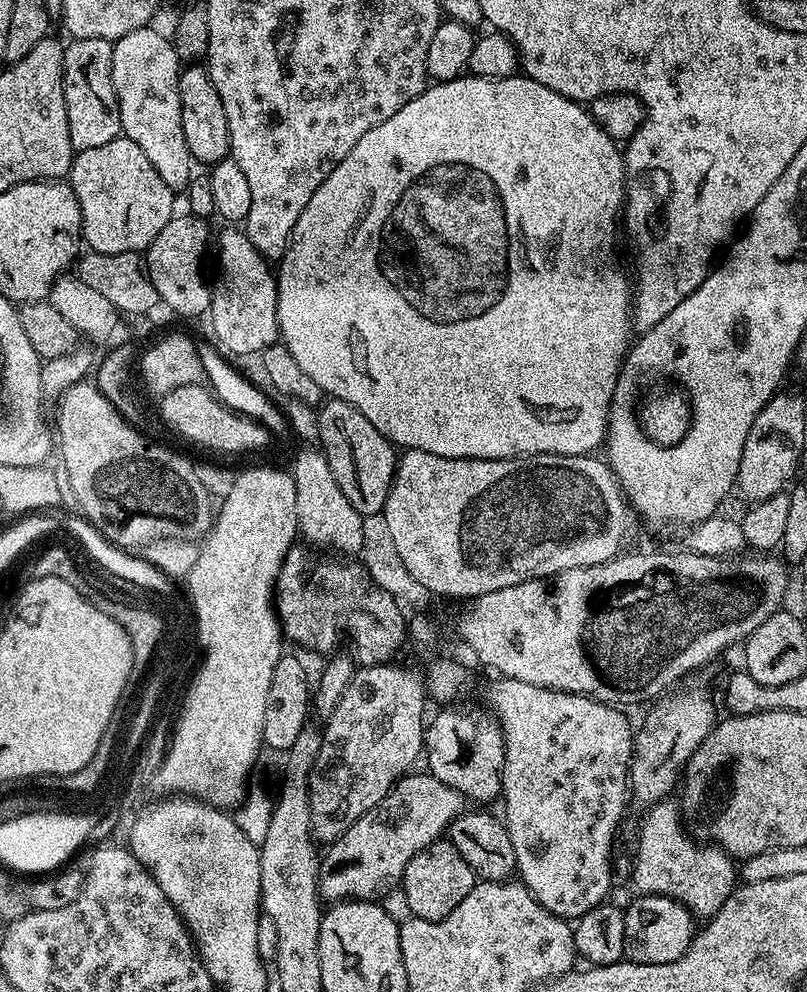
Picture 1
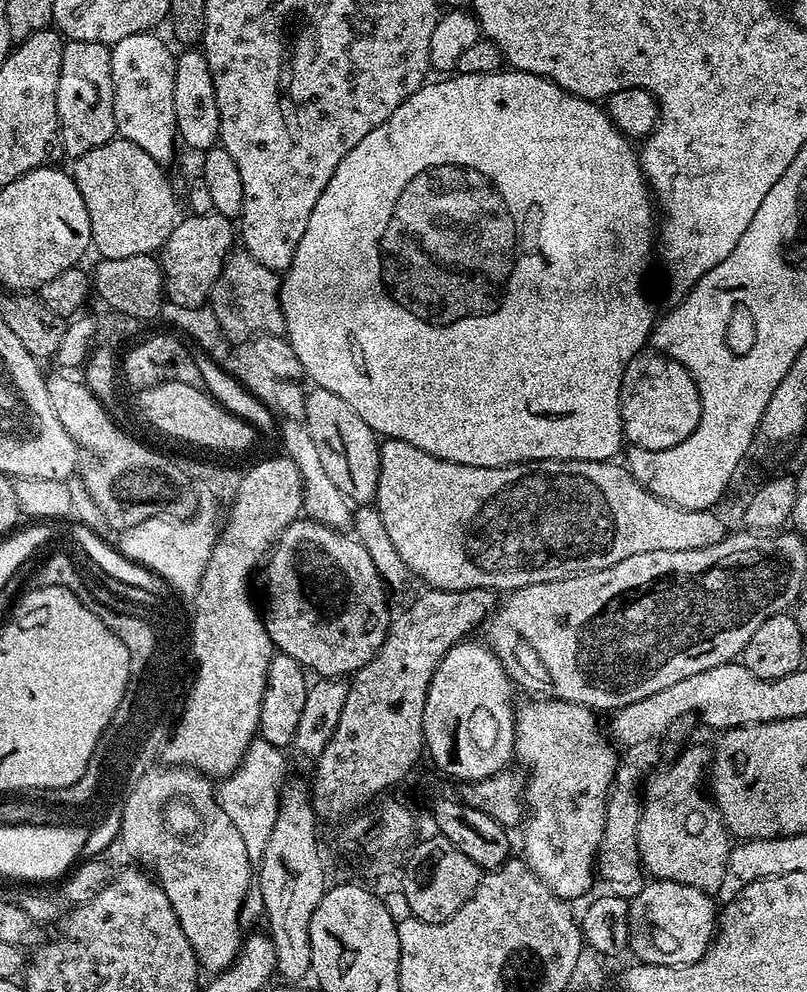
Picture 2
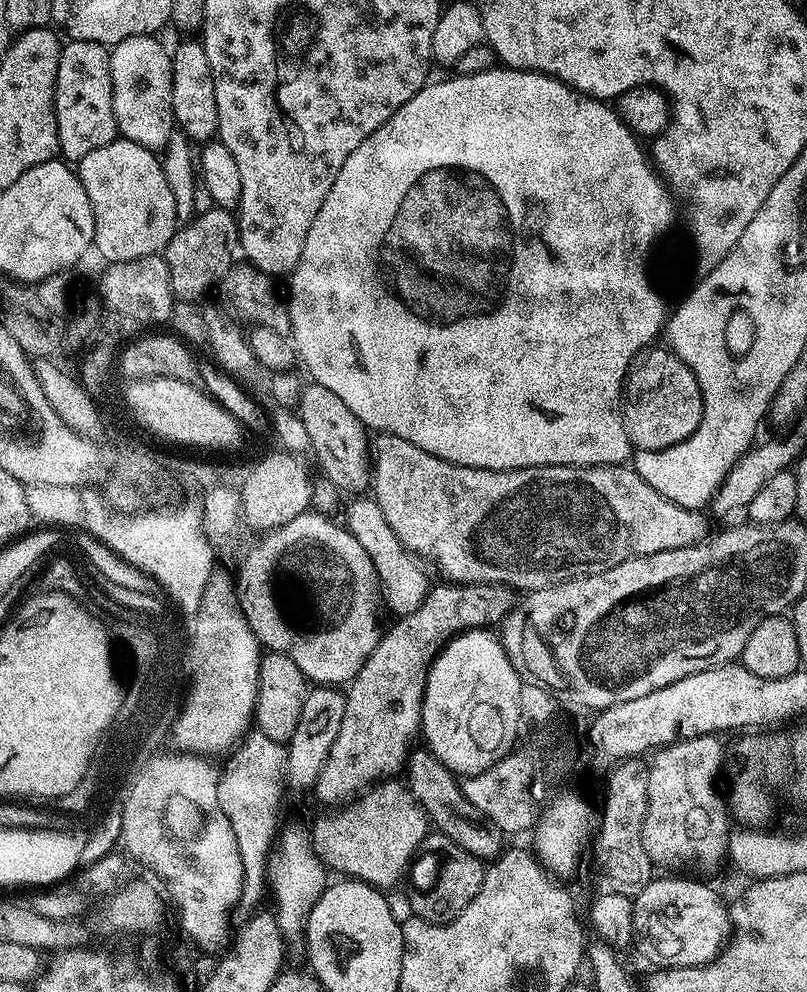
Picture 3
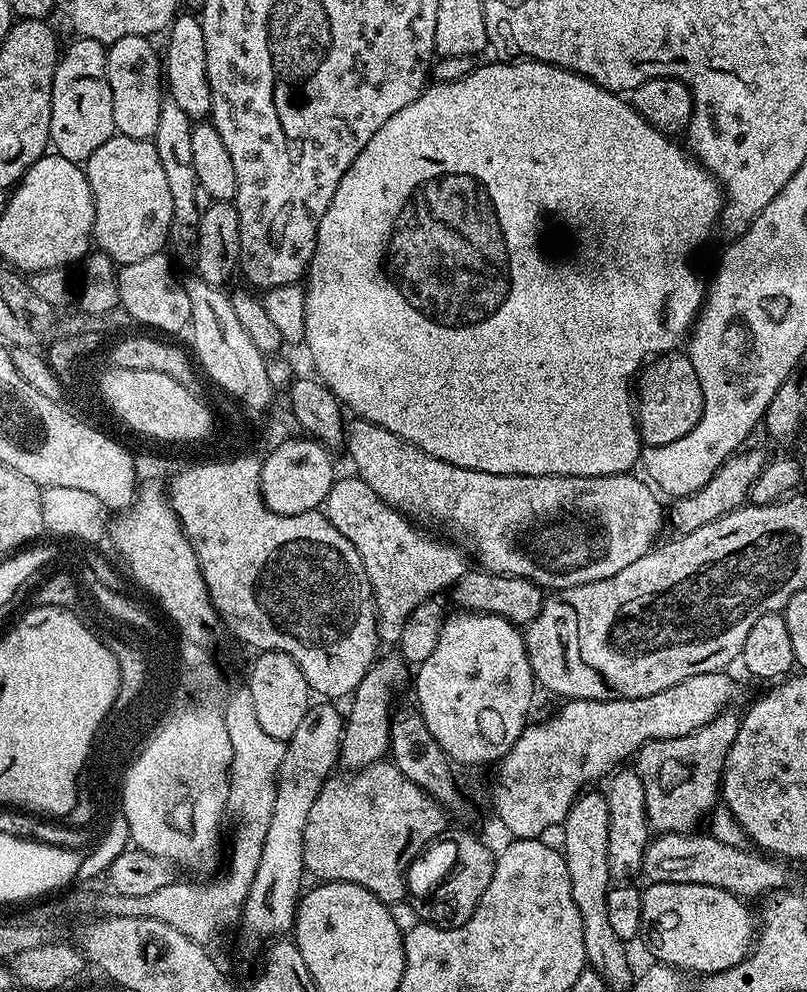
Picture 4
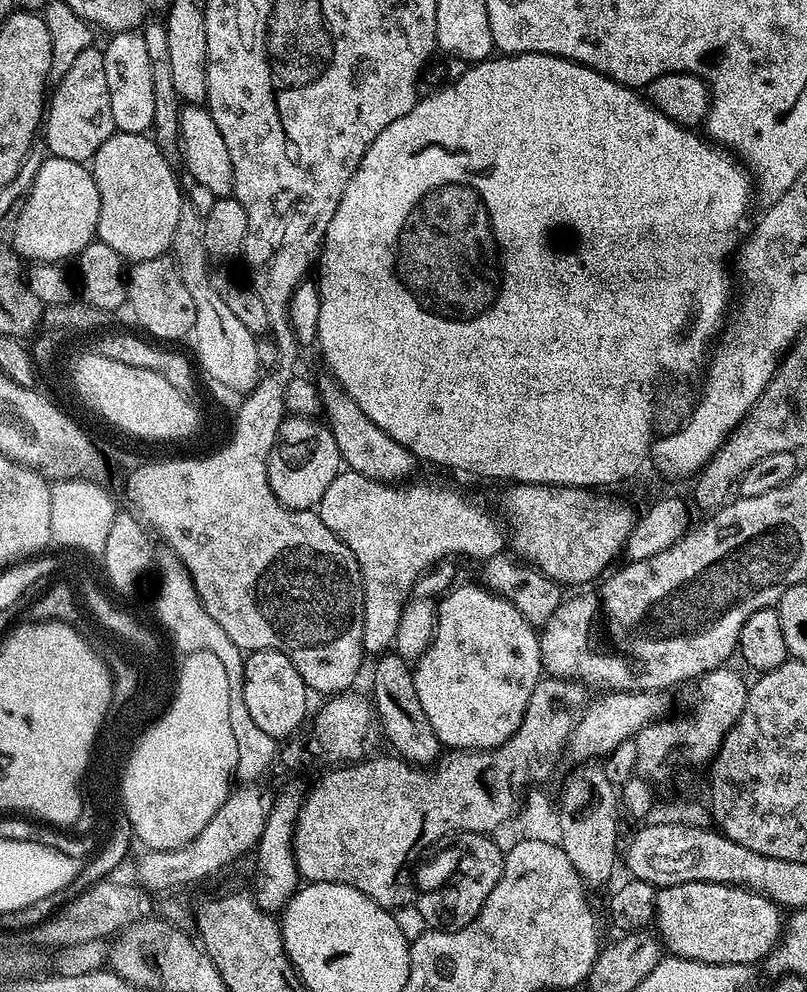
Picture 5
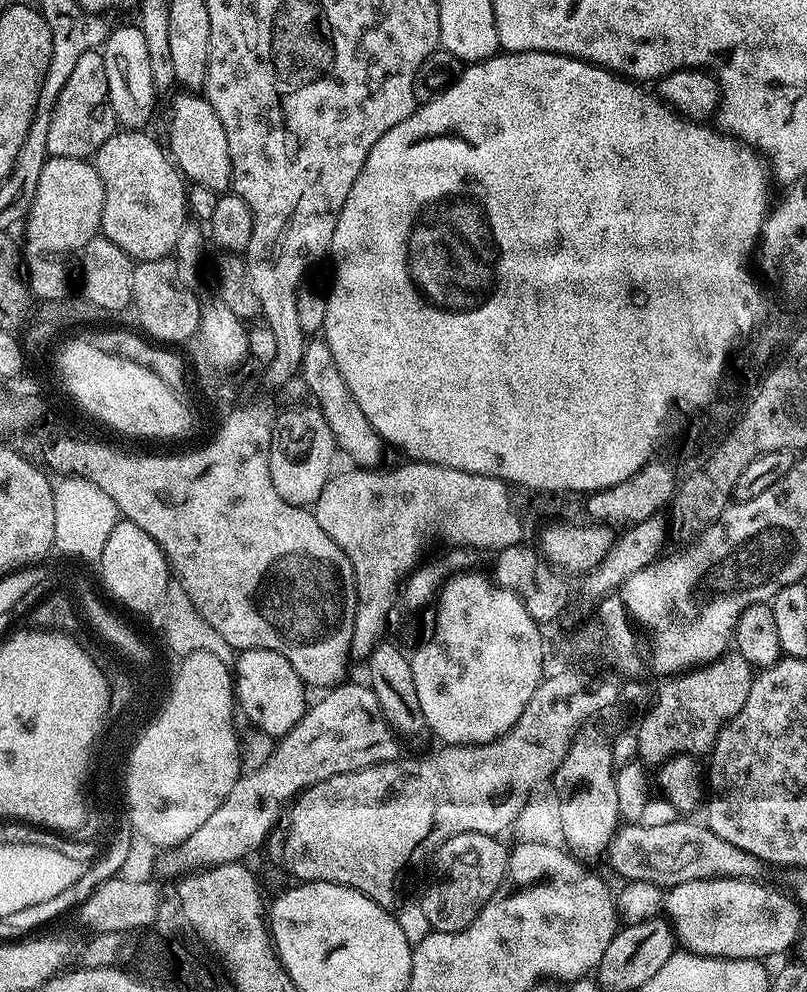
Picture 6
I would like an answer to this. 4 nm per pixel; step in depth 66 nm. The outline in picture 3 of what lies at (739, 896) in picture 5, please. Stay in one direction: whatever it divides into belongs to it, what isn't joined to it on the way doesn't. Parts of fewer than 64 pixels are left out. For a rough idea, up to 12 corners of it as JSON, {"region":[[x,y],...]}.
{"region":[[653,878],[634,948],[657,969],[720,956],[730,908],[708,884]]}

